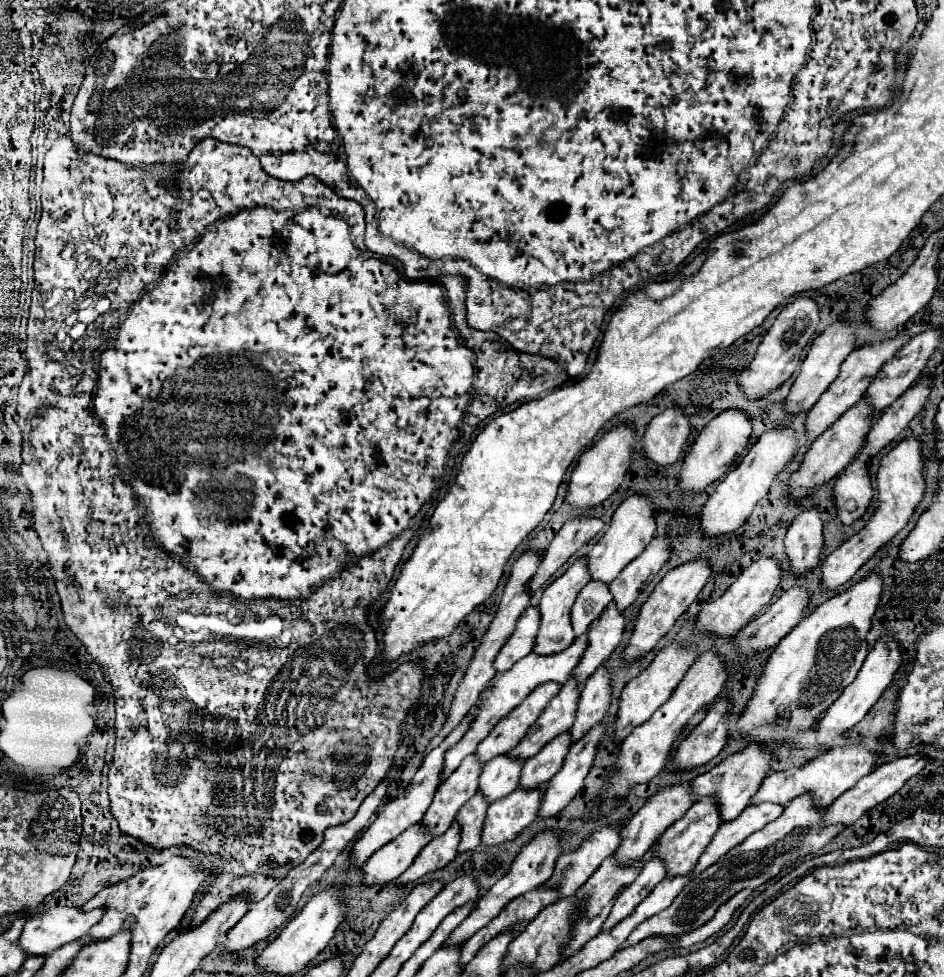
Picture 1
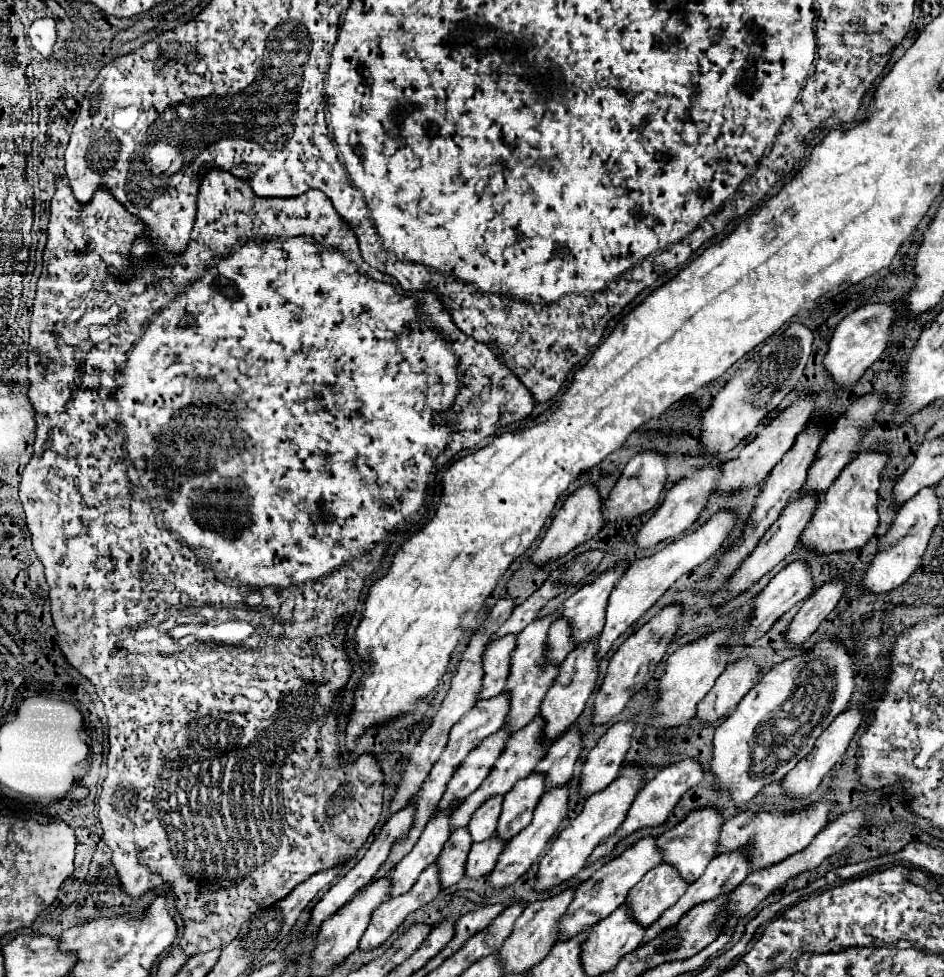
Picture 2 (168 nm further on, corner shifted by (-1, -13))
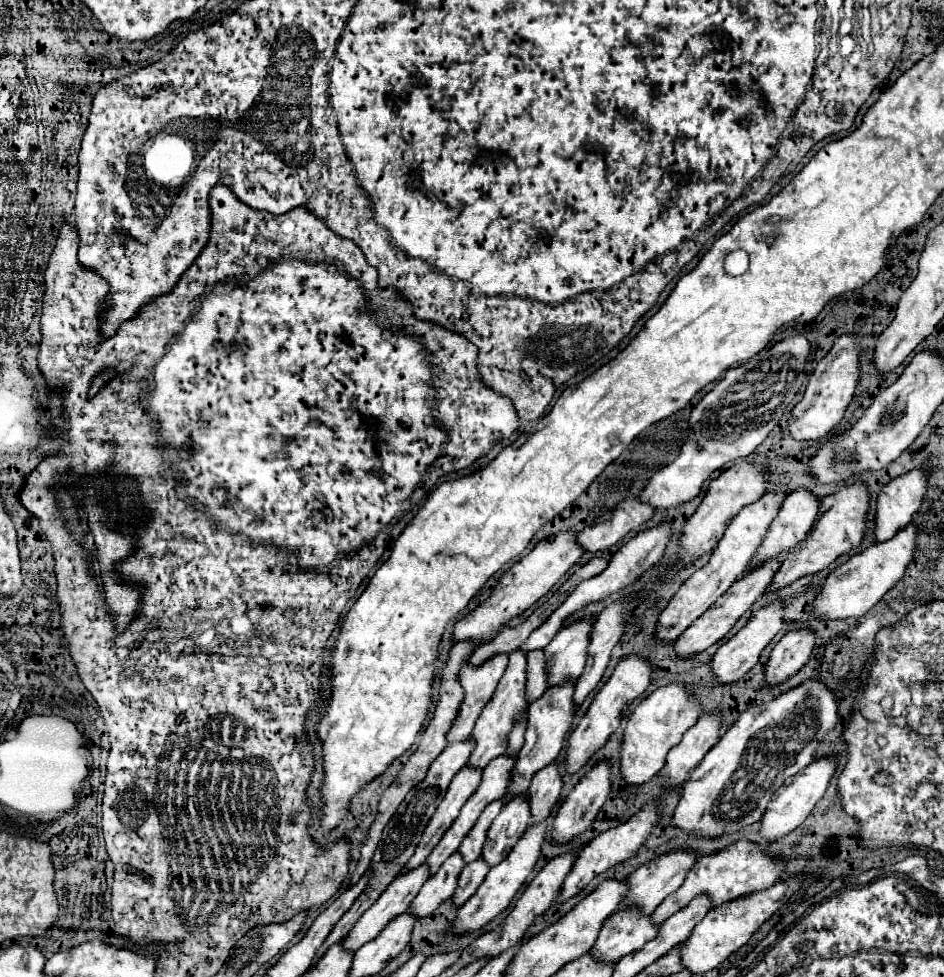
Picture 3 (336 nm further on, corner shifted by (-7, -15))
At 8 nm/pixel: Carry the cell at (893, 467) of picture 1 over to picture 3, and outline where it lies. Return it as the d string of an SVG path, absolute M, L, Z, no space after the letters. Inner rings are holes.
M810 629L788 631L770 653L770 659L764 669L766 685L780 685L792 675L796 675L806 665L812 647L814 633Z

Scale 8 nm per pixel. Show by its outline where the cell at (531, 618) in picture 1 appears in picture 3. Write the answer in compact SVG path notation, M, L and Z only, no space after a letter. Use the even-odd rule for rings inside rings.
M502 653L502 655L496 655L496 659L488 659L482 667L464 665L460 669L458 683L464 689L464 701L458 709L458 715L456 715L450 731L446 733L448 743L468 739L482 707L490 701L490 695L494 695L494 687L498 685L500 677L504 675L506 663L508 663L508 655Z

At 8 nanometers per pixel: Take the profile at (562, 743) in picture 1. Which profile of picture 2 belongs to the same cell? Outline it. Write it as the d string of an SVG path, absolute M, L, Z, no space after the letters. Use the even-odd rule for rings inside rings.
M532 773L520 779L504 795L504 807L496 833L500 833L500 837L504 837L506 841L512 839L516 833L520 833L532 821L532 813L544 791L546 791L544 773Z

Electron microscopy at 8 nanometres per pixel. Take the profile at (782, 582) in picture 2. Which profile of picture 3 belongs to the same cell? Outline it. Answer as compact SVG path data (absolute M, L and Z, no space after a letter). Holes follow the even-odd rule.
M774 603L770 607L764 607L760 609L754 617L748 619L748 623L744 625L744 629L740 629L730 641L726 641L718 651L716 655L712 657L712 675L714 675L714 685L726 685L726 683L736 683L740 681L758 661L760 657L760 651L772 641L772 637L782 631L786 625L782 621L782 615L784 615L784 607L780 603Z

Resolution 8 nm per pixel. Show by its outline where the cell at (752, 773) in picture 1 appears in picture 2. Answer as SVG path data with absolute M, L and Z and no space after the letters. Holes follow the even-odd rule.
M700 807L690 811L676 827L672 827L668 833L662 833L658 837L658 845L664 849L662 861L676 865L676 869L682 873L686 881L696 881L718 853L718 847L720 847L718 837L720 837L722 825L724 825L724 817L716 807Z

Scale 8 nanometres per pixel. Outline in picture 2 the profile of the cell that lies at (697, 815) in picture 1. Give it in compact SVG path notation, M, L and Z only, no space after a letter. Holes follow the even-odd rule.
M660 863L650 869L644 879L632 887L626 897L626 903L632 907L634 917L648 927L662 911L672 907L680 895L690 887L690 883L678 873L670 863Z

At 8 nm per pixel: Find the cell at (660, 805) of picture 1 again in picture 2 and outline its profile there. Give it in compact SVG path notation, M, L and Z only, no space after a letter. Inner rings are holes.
M652 835L642 837L638 843L628 847L622 855L604 863L588 881L584 881L576 889L576 897L574 897L572 905L568 907L564 917L560 919L560 937L578 935L584 927L598 923L600 919L608 917L620 903L624 903L628 891L648 873L648 869L662 863L662 849L658 849L656 841L658 841L658 837L652 837Z

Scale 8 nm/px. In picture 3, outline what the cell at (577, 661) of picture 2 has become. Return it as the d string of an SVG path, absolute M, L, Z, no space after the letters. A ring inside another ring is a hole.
M566 683L566 687L554 687L548 689L540 699L536 699L534 703L530 703L528 707L528 729L526 729L526 743L520 749L516 763L512 767L512 777L510 777L510 787L508 787L508 797L516 797L516 795L524 795L526 787L530 785L530 779L536 771L540 771L542 767L550 765L556 761L564 741L566 741L566 733L574 721L574 713L576 707L572 705L572 695L574 695L574 683Z

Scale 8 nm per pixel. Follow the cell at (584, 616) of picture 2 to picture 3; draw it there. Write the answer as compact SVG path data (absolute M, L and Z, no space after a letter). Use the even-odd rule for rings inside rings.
M592 619L576 621L568 627L564 627L546 647L544 647L544 657L546 657L546 669L548 669L548 687L564 685L568 681L578 679L582 675L582 667L586 665L586 647L588 647L588 637L590 637L590 627Z

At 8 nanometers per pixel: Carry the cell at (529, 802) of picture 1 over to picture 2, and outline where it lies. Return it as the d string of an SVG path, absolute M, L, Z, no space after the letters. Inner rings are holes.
M498 835L488 837L486 841L474 843L468 855L468 863L466 863L466 875L468 877L480 877L480 875L488 875L494 867L496 861L500 857L500 853L504 851L508 841L504 841Z

